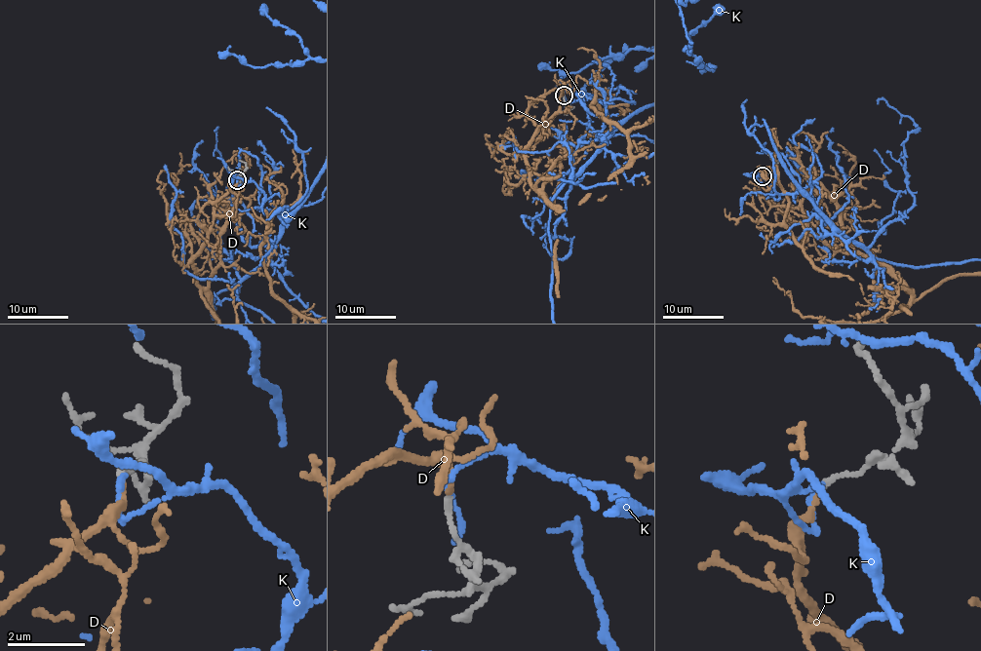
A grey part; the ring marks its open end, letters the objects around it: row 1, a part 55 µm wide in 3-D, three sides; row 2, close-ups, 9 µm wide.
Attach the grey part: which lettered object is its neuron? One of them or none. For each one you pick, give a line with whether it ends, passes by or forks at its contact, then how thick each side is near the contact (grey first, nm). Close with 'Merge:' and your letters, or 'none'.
D: it ends | 130/140 nm
Merge: D

